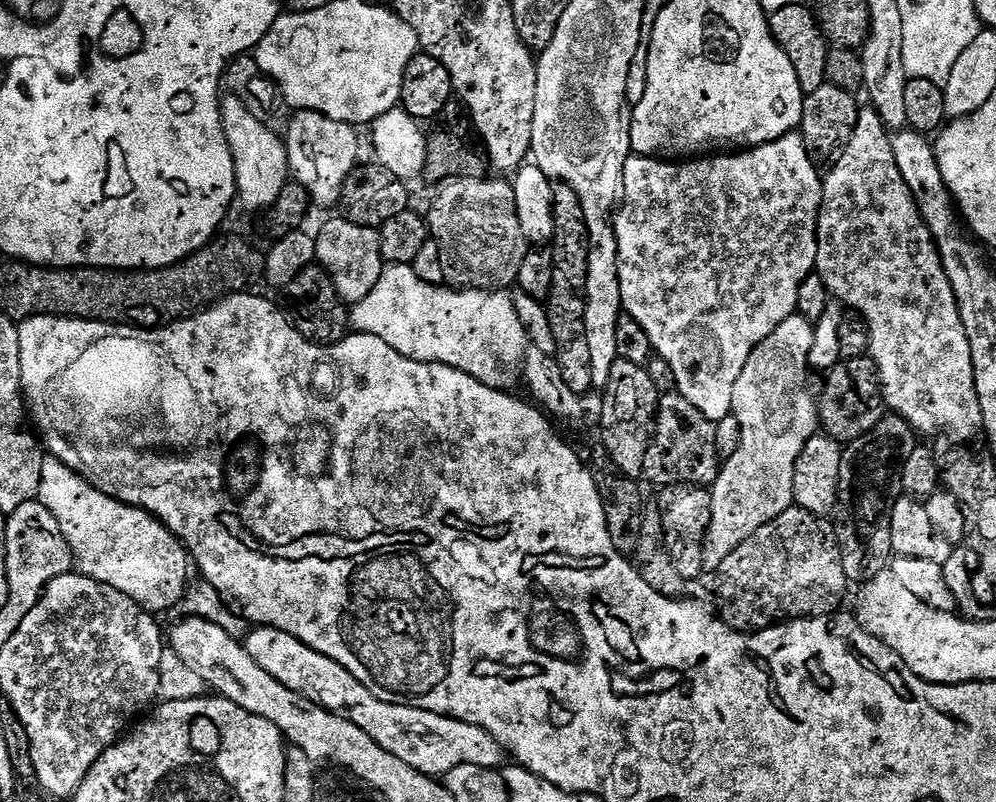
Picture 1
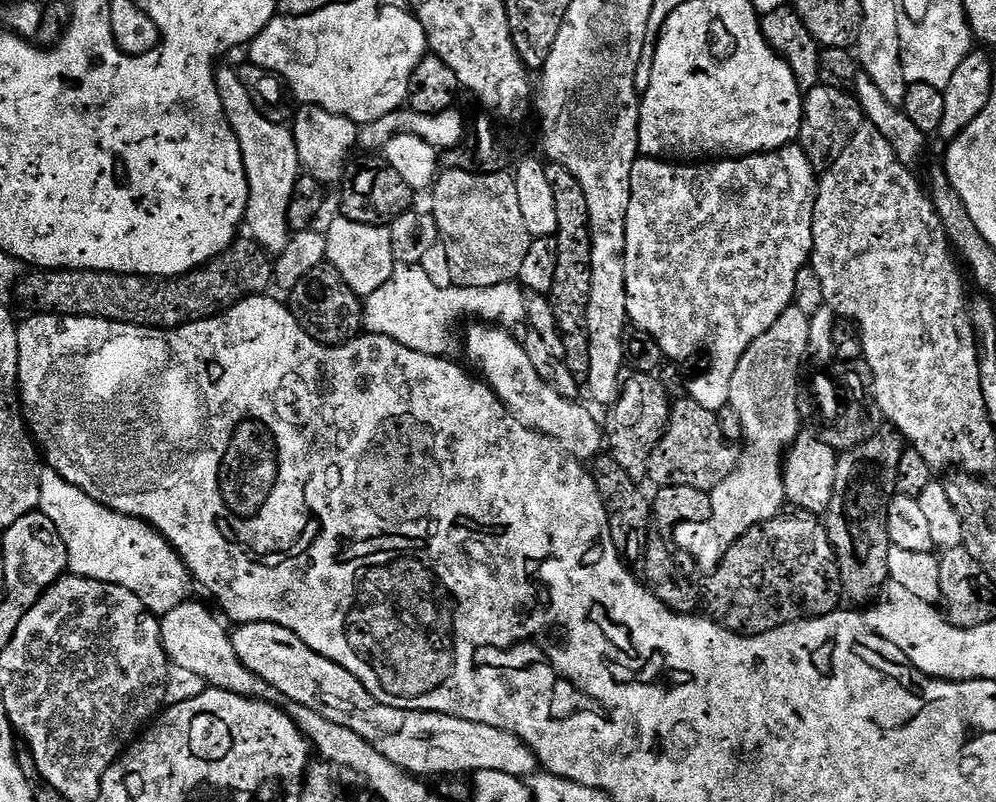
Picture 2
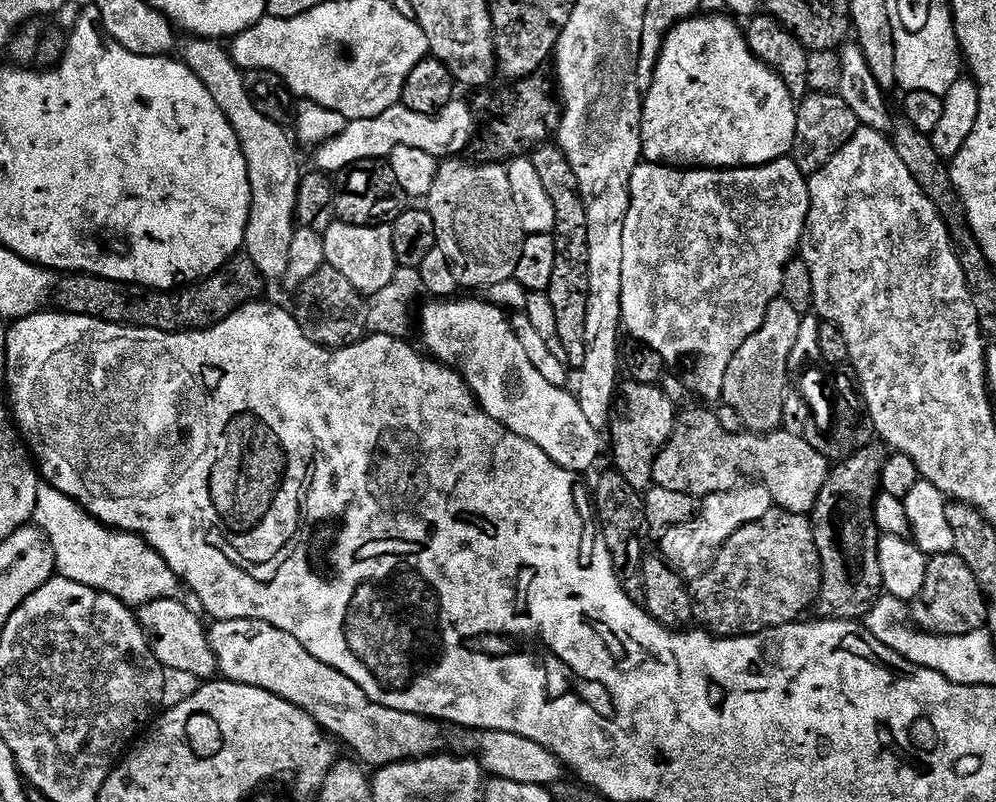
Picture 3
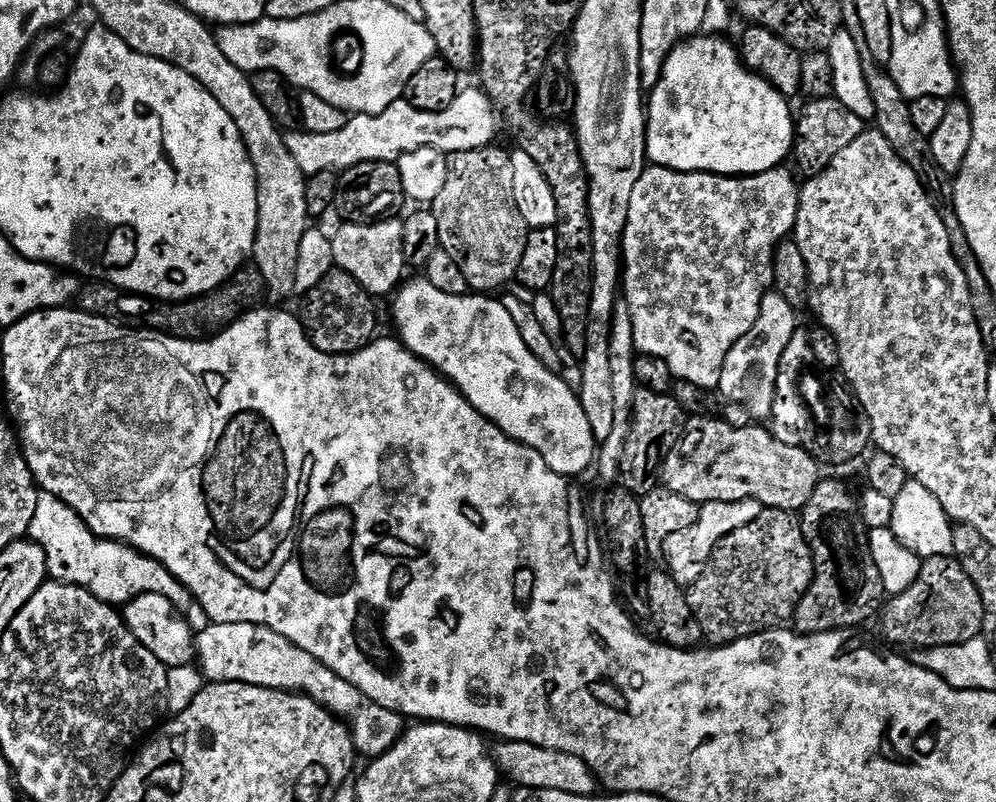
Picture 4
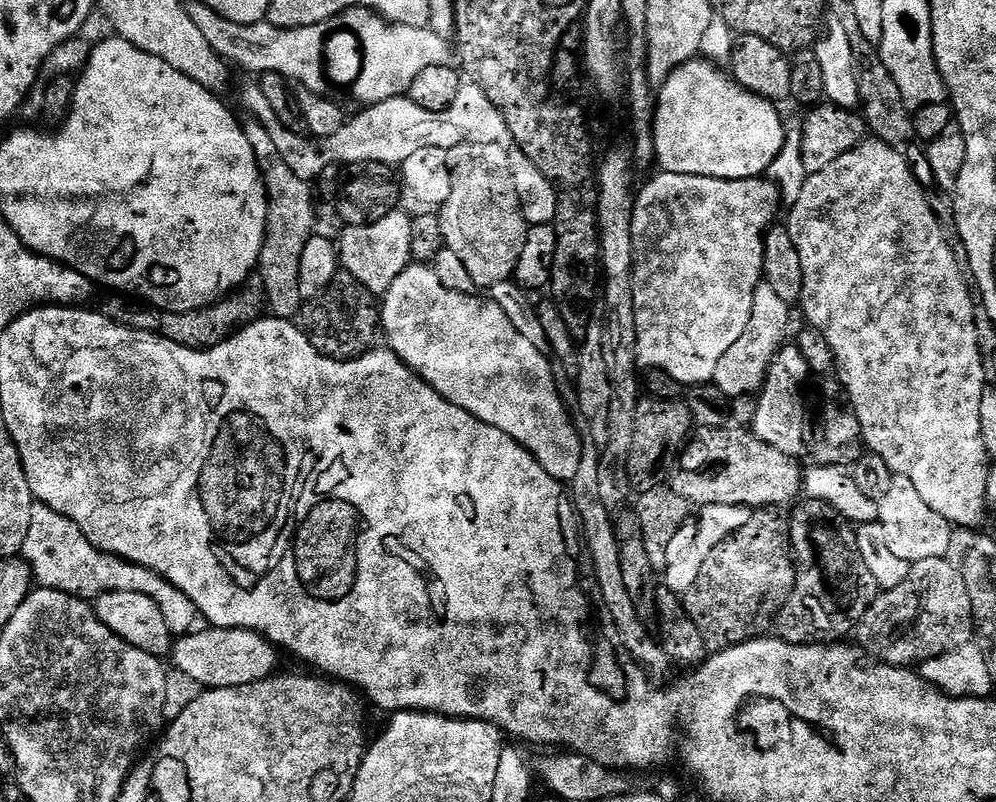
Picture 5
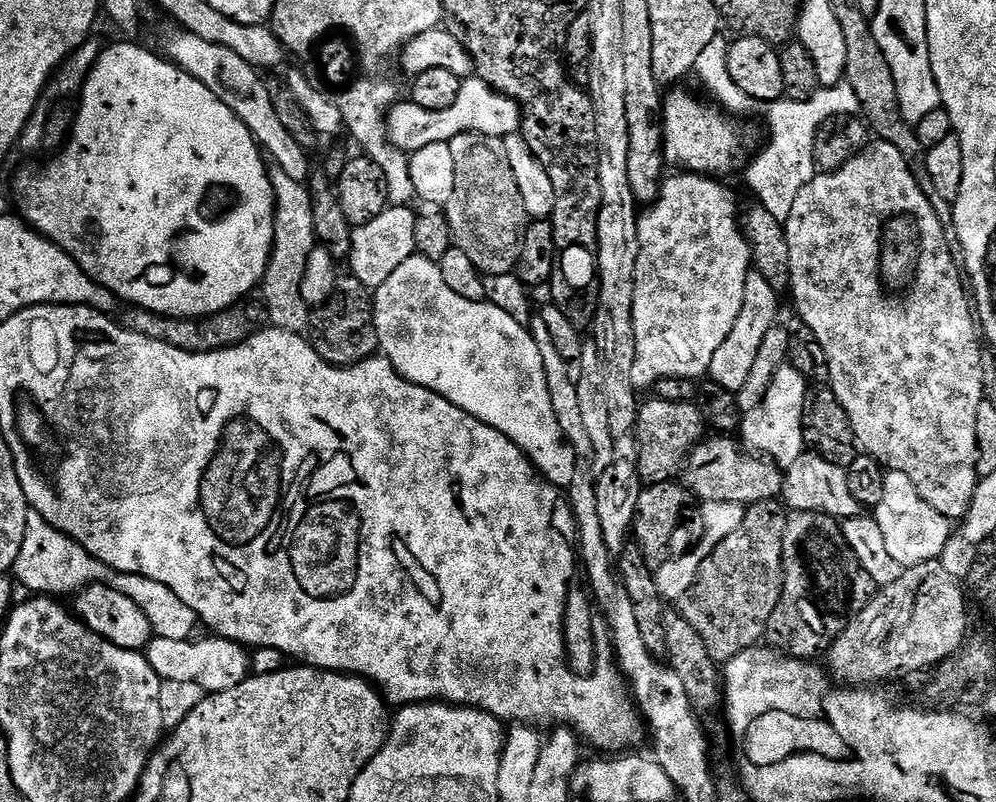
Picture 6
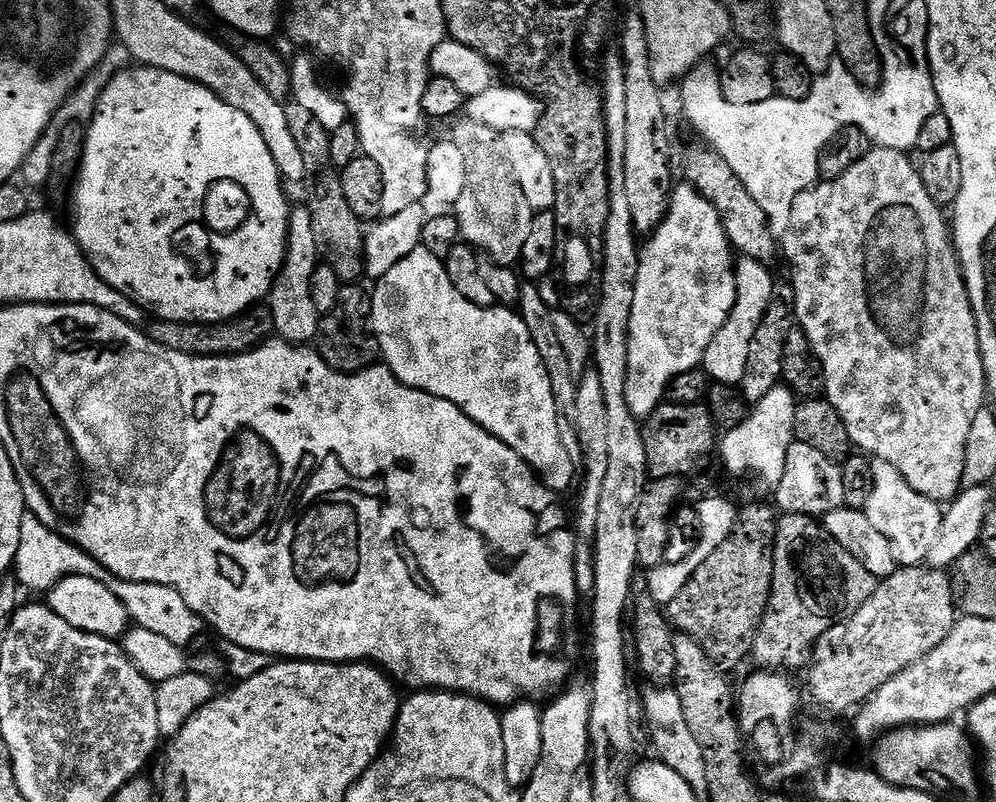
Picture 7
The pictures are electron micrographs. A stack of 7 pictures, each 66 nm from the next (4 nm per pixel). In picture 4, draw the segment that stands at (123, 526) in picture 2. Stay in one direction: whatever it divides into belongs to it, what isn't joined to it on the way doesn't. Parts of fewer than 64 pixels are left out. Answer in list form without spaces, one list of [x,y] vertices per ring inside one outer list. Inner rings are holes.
[[[41,491],[38,510],[34,510],[34,518],[27,521],[27,525],[28,536],[42,548],[48,559],[48,575],[53,581],[84,588],[113,606],[123,606],[142,594],[162,594],[162,598],[172,603],[173,609],[193,607],[191,592],[166,570],[166,566],[128,544],[96,536],[73,508],[54,498],[54,494]]]

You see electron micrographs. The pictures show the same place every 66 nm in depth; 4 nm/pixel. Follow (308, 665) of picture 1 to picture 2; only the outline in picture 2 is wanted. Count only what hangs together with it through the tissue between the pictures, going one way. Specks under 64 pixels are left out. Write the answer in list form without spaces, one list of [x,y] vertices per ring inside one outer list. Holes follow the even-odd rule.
[[[254,622],[241,624],[231,633],[232,646],[236,658],[246,670],[254,673],[263,680],[269,689],[281,692],[292,704],[300,704],[303,708],[322,714],[330,722],[338,726],[346,726],[360,740],[364,740],[374,750],[394,766],[398,766],[417,778],[424,776],[452,776],[455,772],[471,774],[478,770],[502,770],[502,774],[514,774],[521,778],[531,778],[537,775],[538,765],[531,752],[520,743],[516,737],[492,726],[463,720],[457,716],[447,716],[437,712],[419,712],[418,710],[398,710],[394,706],[379,704],[369,692],[364,689],[362,682],[354,678],[342,666],[333,660],[327,660],[322,654],[310,650],[302,638],[298,638],[290,630],[270,622]]]

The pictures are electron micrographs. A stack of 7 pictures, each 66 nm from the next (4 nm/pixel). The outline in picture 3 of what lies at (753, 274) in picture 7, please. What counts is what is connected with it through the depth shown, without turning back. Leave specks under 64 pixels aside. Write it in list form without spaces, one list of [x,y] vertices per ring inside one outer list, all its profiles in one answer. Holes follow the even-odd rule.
[[[776,299],[768,308],[762,326],[750,334],[750,338],[738,346],[738,354],[730,358],[722,400],[742,414],[742,422],[747,431],[767,434],[777,431],[784,423],[784,391],[788,388],[790,377],[788,363],[790,352],[798,339],[801,317],[802,313],[794,310],[788,300]]]

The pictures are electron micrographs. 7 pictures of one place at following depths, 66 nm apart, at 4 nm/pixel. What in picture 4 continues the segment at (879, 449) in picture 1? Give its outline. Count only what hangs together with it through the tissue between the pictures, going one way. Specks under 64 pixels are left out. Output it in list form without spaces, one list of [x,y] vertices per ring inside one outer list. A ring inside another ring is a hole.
[[[821,479],[810,502],[802,510],[800,525],[804,541],[812,551],[816,577],[796,607],[795,631],[809,636],[815,632],[859,629],[856,627],[871,614],[876,603],[879,605],[885,599],[886,593],[878,566],[874,566],[870,554],[869,529],[864,523],[857,497],[852,497],[836,480]]]

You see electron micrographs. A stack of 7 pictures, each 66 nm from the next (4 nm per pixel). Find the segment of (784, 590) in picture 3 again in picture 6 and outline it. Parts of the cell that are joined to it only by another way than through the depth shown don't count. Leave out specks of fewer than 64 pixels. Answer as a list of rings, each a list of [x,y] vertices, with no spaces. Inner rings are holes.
[[[779,499],[763,500],[757,504],[751,505],[743,513],[738,530],[734,530],[726,539],[714,549],[708,557],[702,562],[700,573],[696,575],[694,586],[690,586],[690,590],[686,590],[686,594],[678,602],[678,611],[686,618],[686,622],[690,622],[690,626],[694,626],[694,630],[698,630],[704,636],[706,646],[710,650],[712,657],[717,662],[727,662],[732,657],[743,652],[745,648],[755,648],[761,643],[760,640],[766,636],[768,632],[768,623],[774,614],[774,610],[780,601],[780,595],[784,589],[784,535],[786,534],[786,522],[788,521],[789,513],[786,511],[785,505]]]

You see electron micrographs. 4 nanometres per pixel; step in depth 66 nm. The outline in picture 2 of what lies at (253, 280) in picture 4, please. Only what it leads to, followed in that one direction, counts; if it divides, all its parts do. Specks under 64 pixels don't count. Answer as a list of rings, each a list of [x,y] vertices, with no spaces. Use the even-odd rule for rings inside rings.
[[[237,238],[222,254],[209,260],[203,268],[195,268],[184,276],[175,278],[153,278],[151,276],[123,276],[117,272],[95,272],[94,270],[36,270],[19,281],[20,304],[32,314],[45,316],[85,316],[112,320],[115,324],[132,324],[135,328],[167,330],[179,328],[181,324],[193,324],[199,320],[209,320],[227,308],[234,307],[251,296],[259,296],[269,291],[273,283],[273,261],[269,253],[259,248],[254,241]]]

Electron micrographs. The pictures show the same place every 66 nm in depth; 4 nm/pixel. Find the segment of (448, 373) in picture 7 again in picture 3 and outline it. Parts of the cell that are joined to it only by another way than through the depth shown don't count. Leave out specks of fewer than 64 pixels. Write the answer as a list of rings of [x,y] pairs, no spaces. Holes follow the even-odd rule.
[[[481,298],[481,300],[436,300],[433,304],[426,305],[421,312],[419,309],[418,332],[420,328],[420,336],[424,339],[425,346],[429,348],[427,351],[431,353],[439,363],[456,369],[456,371],[463,376],[465,382],[468,384],[468,389],[476,396],[476,400],[480,403],[480,407],[484,409],[484,412],[490,414],[490,418],[494,418],[502,426],[509,428],[514,434],[526,438],[526,442],[534,442],[534,446],[538,446],[538,450],[543,450],[545,454],[550,454],[550,458],[554,458],[554,462],[558,462],[558,466],[562,466],[566,470],[577,474],[590,471],[591,468],[595,466],[596,459],[600,456],[601,429],[590,426],[590,421],[586,418],[586,414],[582,414],[582,406],[580,405],[579,399],[577,399],[573,393],[571,396],[571,394],[568,393],[569,389],[567,387],[559,388],[558,386],[554,386],[550,382],[546,382],[546,378],[542,378],[542,374],[538,374],[534,362],[530,362],[529,356],[526,355],[526,349],[522,346],[522,342],[518,342],[518,338],[512,332],[511,319],[509,319],[507,315],[504,317],[504,315],[506,315],[506,312],[503,307],[497,306],[484,298]]]

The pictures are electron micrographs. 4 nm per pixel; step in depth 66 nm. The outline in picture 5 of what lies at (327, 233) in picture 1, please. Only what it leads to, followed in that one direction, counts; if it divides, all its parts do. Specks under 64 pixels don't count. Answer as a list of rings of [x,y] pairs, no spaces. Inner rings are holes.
[[[393,209],[393,212],[378,222],[349,225],[338,239],[338,255],[341,267],[360,282],[375,296],[382,296],[398,276],[411,263],[412,216]]]

